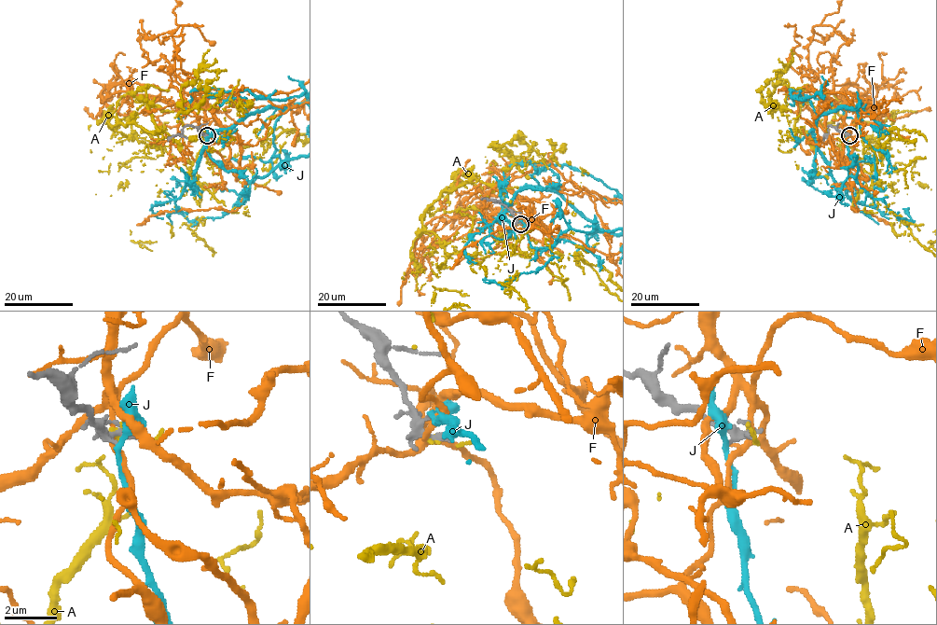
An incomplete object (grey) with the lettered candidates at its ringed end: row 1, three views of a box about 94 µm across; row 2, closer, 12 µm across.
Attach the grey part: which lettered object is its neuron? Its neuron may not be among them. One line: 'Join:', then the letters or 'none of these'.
Join: none of these

